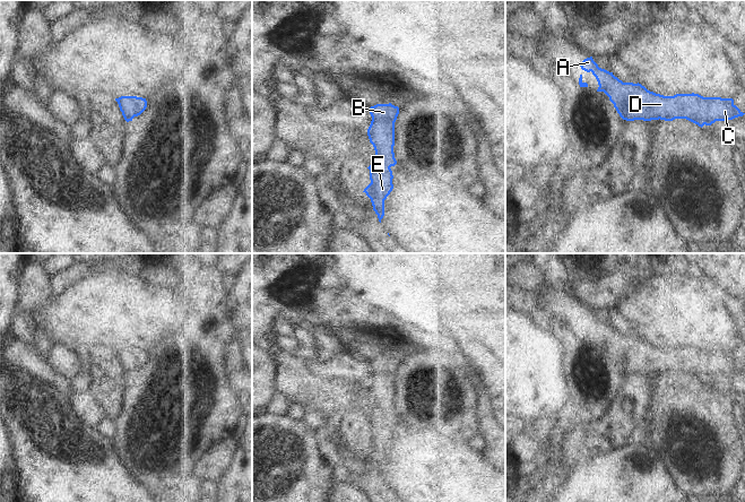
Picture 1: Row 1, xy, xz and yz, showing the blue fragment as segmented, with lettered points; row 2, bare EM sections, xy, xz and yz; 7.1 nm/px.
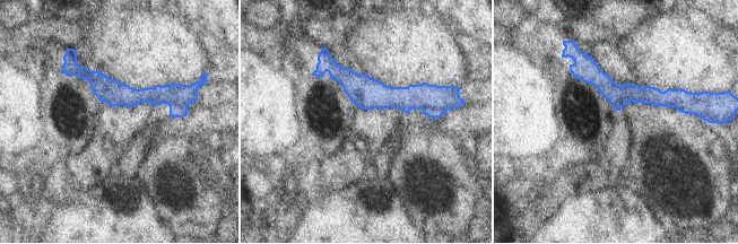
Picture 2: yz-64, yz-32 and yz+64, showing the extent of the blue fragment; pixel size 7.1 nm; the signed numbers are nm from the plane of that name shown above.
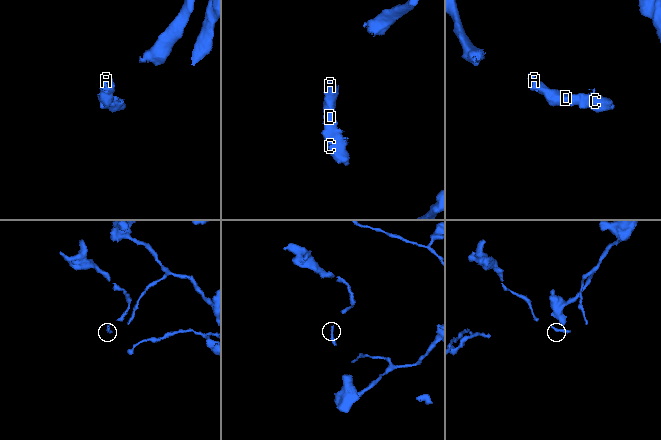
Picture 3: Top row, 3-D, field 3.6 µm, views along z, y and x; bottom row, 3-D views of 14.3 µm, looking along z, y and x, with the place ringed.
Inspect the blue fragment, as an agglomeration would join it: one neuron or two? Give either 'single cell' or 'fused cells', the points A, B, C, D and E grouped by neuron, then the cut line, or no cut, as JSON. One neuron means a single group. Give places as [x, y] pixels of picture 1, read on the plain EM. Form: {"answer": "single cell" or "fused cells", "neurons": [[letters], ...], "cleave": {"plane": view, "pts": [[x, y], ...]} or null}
{"answer": "single cell", "neurons": [["A", "B", "C", "D", "E"]], "cleave": null}

